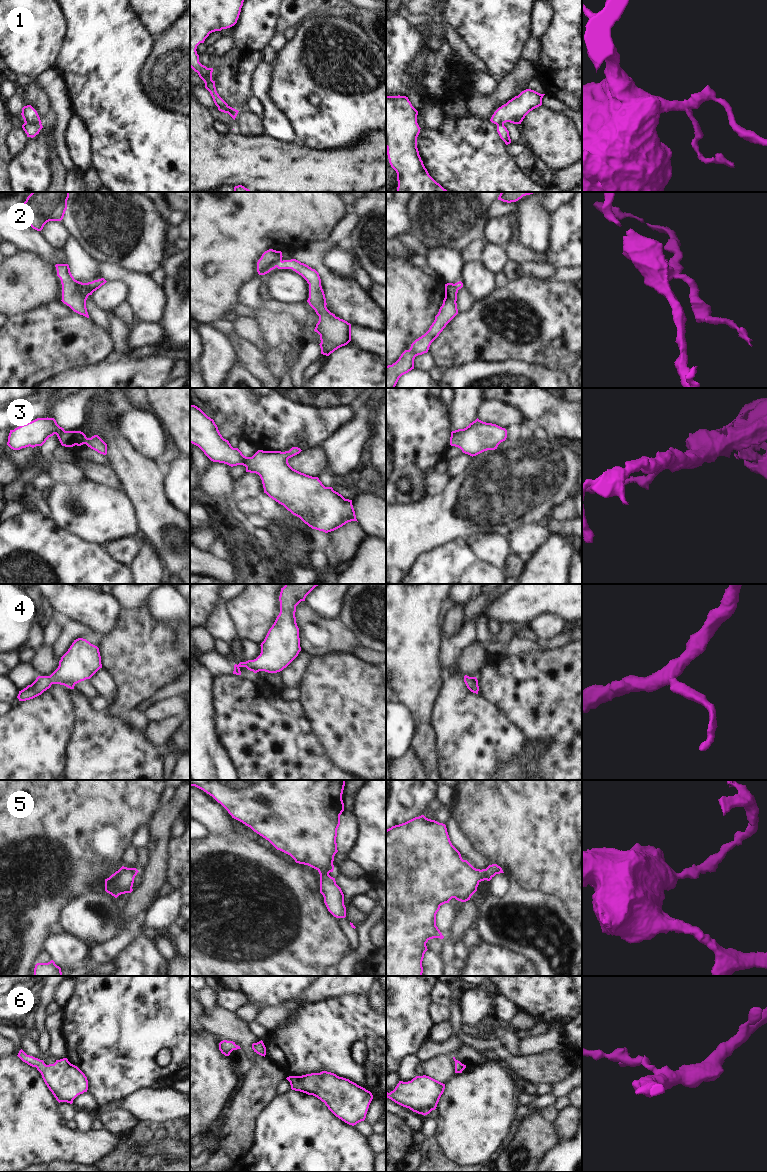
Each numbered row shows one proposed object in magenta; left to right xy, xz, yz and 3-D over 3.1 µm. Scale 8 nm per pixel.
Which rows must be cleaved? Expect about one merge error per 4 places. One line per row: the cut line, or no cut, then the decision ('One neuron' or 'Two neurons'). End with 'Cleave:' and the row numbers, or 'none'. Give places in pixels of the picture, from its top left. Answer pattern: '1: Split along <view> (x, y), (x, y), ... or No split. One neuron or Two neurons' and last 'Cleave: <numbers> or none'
1: Split along xy (25, 122), (40, 123). Two neurons
2: Split along xy (83, 283), (92, 292). Two neurons
3: No split. One neuron
4: No split. One neuron
5: No split. One neuron
6: No split. One neuron
Cleave: 1, 2.

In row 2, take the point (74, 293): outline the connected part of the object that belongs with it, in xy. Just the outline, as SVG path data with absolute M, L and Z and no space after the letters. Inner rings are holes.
M56 264L57 276L62 284L62 302L69 306L74 312L89 318L86 300L92 292L84 283L74 279L68 264Z

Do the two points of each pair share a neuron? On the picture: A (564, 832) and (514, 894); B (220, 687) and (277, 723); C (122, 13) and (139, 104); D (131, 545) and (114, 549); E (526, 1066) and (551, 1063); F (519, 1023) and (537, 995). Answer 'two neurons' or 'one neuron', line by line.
A: two neurons
B: one neuron
C: one neuron
D: one neuron
E: one neuron
F: two neurons

